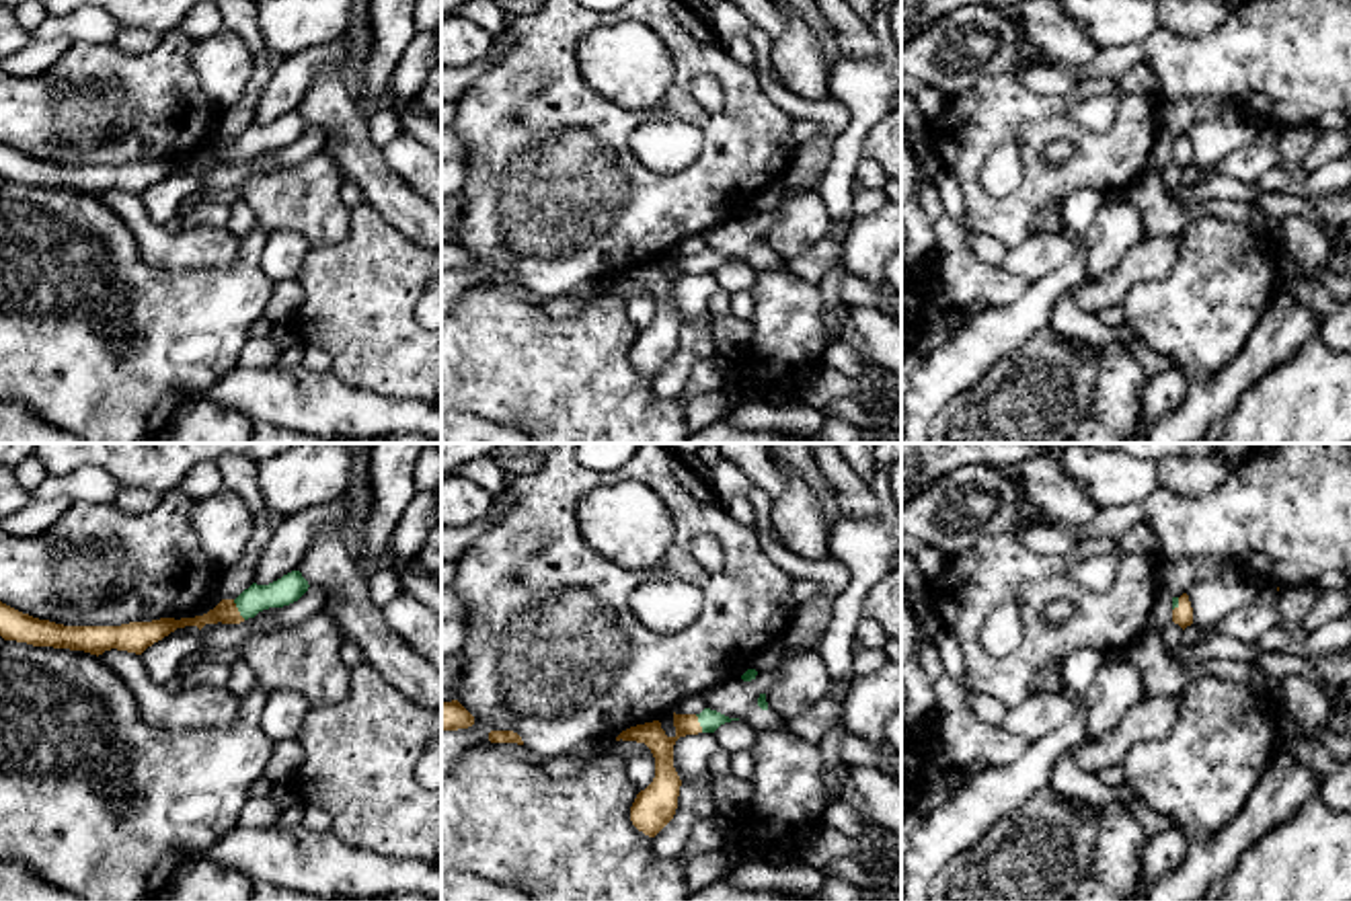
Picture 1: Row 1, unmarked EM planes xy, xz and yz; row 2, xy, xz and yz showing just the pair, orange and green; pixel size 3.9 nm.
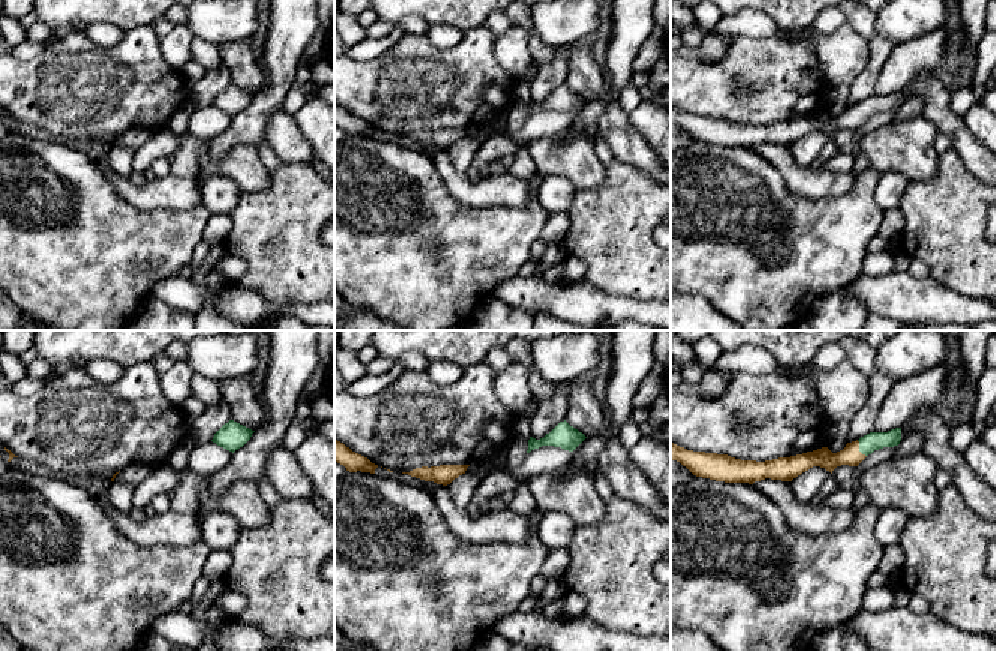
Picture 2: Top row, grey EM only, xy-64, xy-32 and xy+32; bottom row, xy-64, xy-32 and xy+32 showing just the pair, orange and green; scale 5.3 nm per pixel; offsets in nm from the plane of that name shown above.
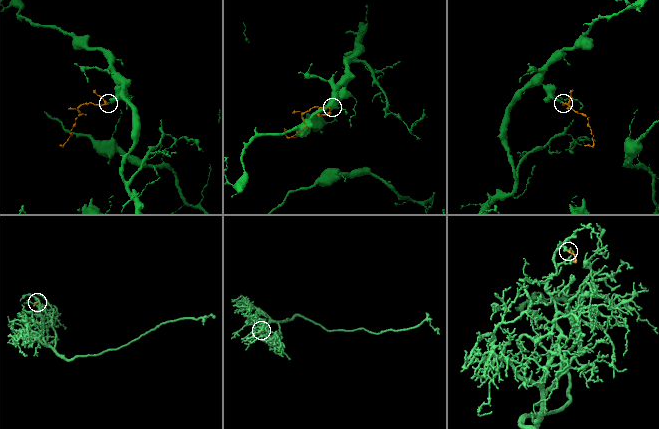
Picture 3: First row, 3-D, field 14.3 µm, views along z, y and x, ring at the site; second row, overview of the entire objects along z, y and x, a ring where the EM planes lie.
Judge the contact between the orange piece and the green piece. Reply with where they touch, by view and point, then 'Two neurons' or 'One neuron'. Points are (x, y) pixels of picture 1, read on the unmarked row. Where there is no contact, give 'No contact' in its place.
Touches orange at xy (237, 150). One neuron

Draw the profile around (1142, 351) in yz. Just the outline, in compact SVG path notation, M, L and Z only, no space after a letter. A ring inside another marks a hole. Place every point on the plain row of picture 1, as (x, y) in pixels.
M1129 337L1123 341L1125 349L1131 357L1140 361L1148 376L1156 376L1160 371L1176 367L1172 357L1158 355L1148 343L1142 339Z

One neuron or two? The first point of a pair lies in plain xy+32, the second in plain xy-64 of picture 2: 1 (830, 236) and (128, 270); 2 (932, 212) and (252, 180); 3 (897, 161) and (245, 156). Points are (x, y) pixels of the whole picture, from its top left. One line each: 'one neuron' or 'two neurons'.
1: one neuron
2: two neurons
3: one neuron

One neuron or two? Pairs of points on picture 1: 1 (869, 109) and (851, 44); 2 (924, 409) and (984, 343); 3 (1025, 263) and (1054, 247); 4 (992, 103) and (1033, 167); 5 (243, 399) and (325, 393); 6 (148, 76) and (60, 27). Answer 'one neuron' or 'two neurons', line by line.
1: two neurons
2: one neuron
3: one neuron
4: one neuron
5: one neuron
6: two neurons

